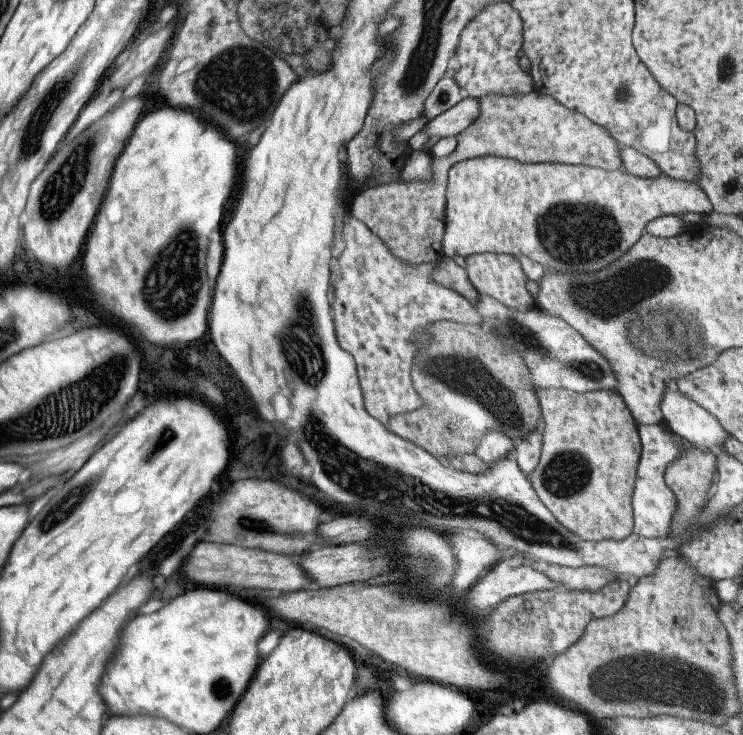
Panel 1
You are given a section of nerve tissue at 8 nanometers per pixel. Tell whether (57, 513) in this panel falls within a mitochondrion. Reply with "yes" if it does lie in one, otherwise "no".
yes

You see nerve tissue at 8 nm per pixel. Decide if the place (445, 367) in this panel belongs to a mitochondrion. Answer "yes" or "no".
yes

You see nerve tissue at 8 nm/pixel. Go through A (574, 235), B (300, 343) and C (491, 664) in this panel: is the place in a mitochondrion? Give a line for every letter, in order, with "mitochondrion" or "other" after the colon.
A: mitochondrion
B: mitochondrion
C: other

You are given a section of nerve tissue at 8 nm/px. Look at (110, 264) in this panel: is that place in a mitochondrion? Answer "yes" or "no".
no

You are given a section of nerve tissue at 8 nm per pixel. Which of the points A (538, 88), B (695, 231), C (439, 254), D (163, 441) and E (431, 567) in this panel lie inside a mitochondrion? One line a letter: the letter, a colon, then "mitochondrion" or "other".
A: other
B: other
C: other
D: other
E: mitochondrion

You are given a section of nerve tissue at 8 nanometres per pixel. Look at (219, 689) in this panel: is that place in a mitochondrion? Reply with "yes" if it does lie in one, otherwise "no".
yes

